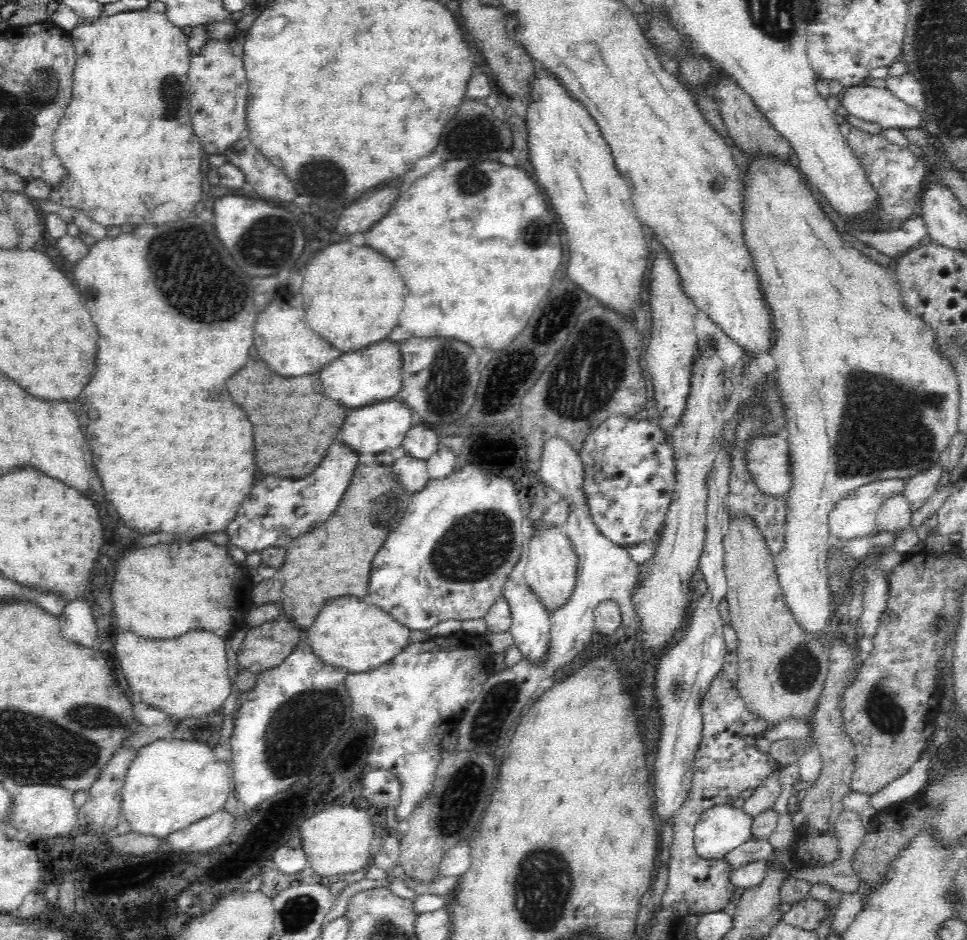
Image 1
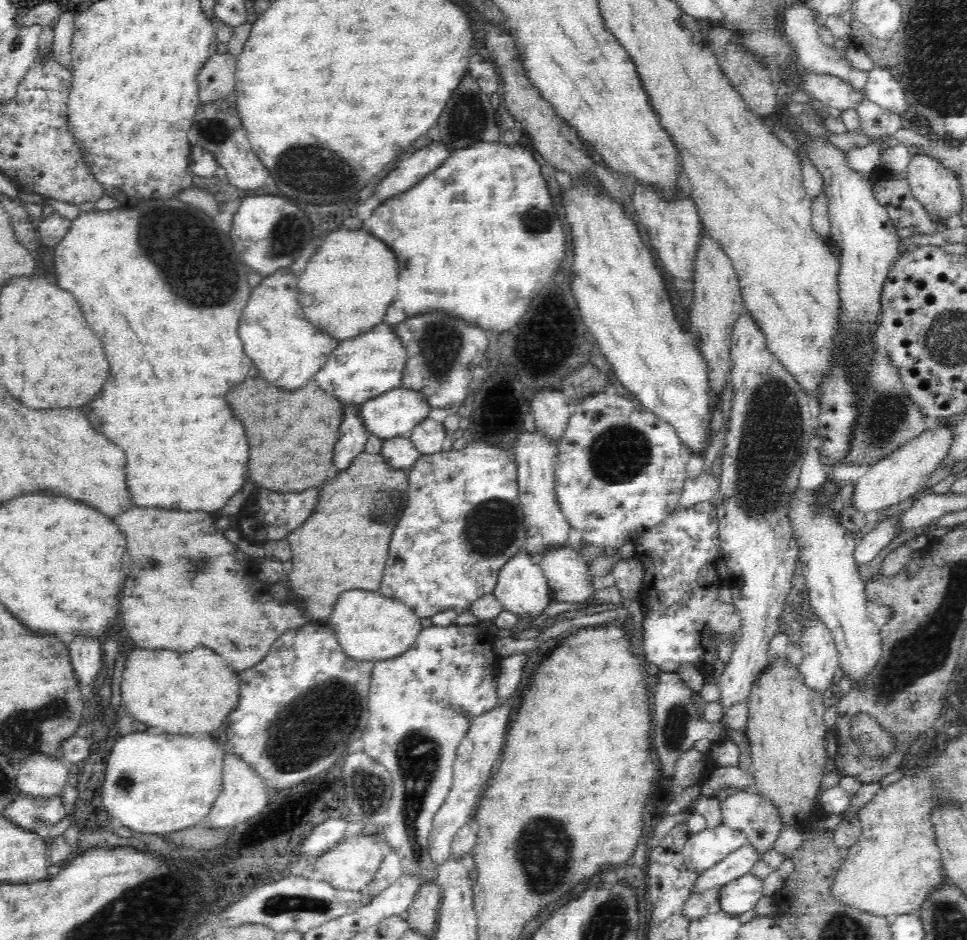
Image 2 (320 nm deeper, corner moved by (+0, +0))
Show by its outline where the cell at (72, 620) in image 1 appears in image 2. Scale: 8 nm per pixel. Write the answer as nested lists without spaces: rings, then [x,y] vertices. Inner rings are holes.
[[[74,636],[68,644],[69,656],[75,666],[76,677],[80,679],[80,686],[90,689],[90,684],[96,680],[98,672],[104,667],[104,648],[99,639],[92,636]]]

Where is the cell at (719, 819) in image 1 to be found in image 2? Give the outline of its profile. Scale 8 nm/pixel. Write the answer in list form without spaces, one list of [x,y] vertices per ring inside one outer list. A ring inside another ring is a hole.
[[[724,823],[716,828],[707,826],[691,833],[683,848],[684,863],[698,874],[718,864],[725,856],[742,845],[748,844],[747,836]]]

